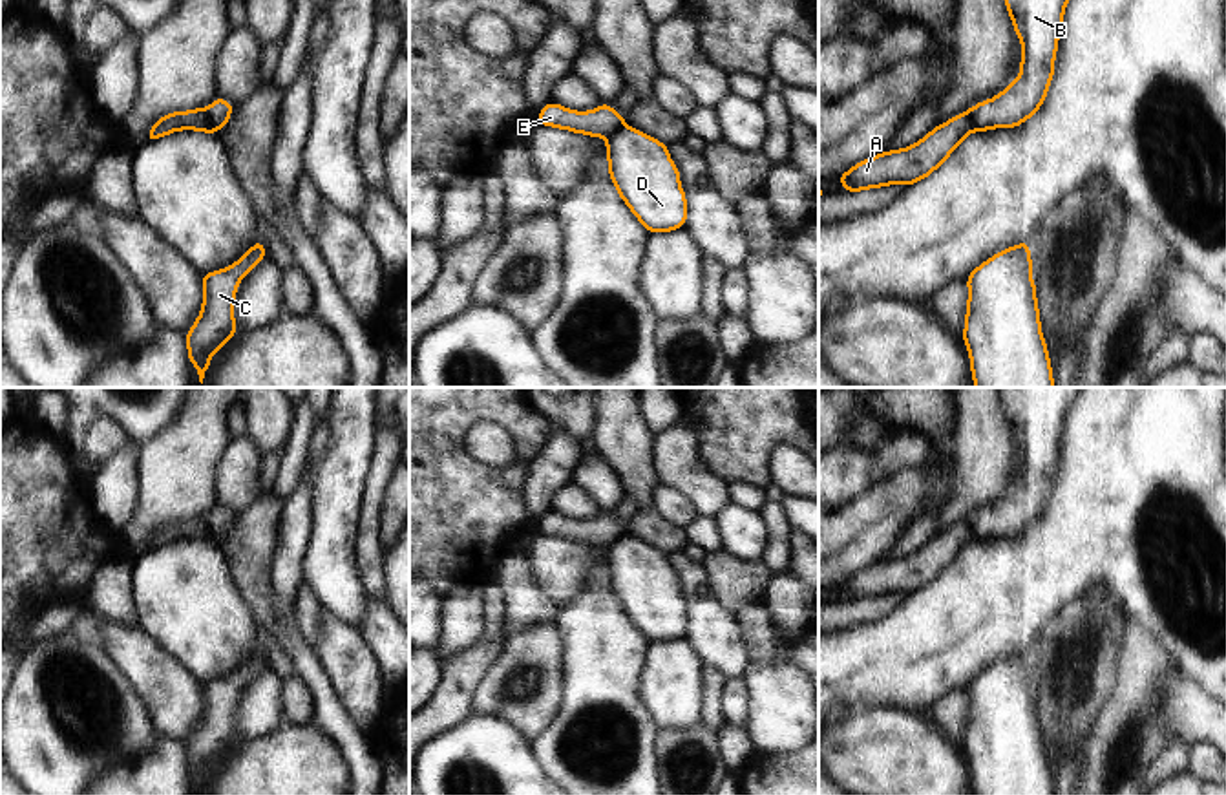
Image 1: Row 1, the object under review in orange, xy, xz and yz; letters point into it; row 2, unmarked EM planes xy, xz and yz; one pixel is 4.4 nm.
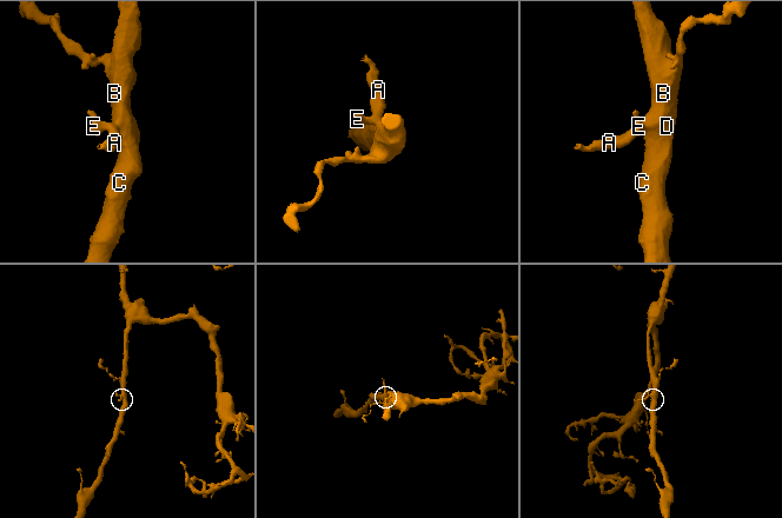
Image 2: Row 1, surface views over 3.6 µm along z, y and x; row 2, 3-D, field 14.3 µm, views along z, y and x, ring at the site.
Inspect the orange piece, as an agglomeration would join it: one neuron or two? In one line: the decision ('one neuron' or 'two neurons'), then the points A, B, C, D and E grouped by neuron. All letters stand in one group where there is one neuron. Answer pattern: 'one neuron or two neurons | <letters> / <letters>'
two neurons | A E / B C D

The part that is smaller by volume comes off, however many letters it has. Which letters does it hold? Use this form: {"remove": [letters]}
{"remove": ["A", "E"]}

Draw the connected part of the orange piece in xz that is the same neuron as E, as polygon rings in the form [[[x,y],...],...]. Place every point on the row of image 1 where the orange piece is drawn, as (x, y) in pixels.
[[[548,102],[537,117],[541,126],[555,126],[590,137],[610,137],[625,124],[625,119],[607,102],[592,111],[572,111],[561,104]]]

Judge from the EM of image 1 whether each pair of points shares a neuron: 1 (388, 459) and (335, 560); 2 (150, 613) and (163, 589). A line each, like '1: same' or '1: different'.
1: different
2: same

